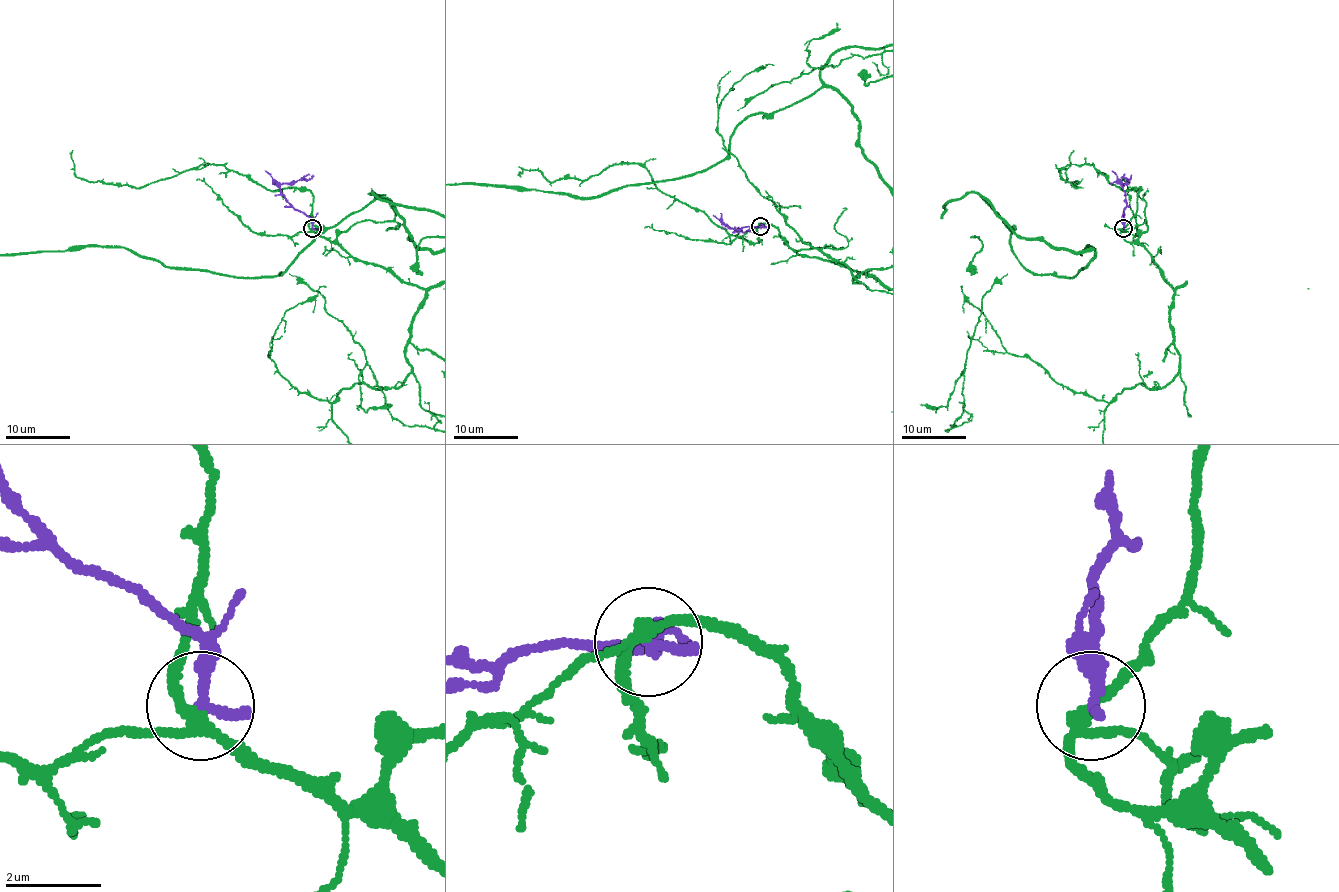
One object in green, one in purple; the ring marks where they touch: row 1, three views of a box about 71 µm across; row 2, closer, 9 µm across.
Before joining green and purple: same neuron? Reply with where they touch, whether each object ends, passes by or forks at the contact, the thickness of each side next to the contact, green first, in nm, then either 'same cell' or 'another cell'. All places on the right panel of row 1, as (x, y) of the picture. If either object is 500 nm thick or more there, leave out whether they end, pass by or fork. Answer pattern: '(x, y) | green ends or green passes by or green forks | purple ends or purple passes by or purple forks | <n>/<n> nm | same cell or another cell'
(1123, 228) | green forks | purple ends | 220/320 nm | another cell

